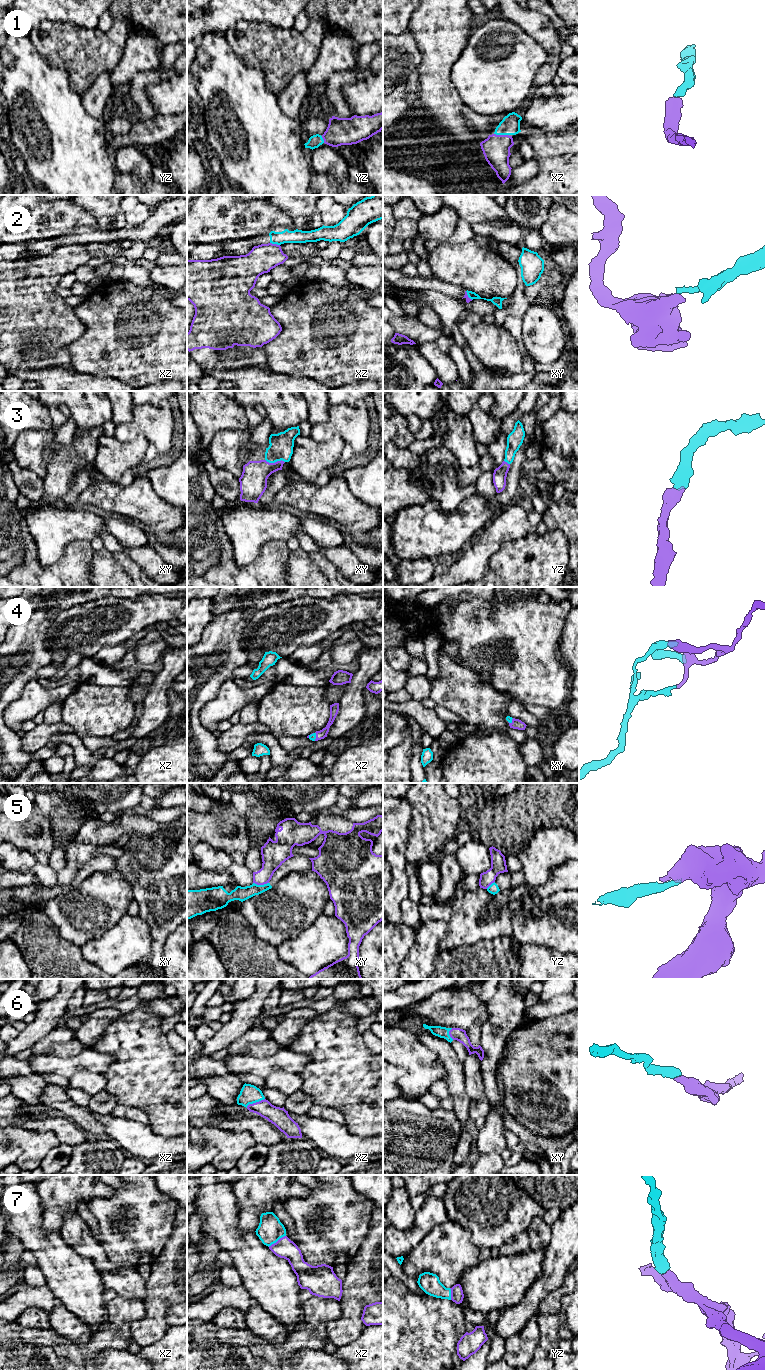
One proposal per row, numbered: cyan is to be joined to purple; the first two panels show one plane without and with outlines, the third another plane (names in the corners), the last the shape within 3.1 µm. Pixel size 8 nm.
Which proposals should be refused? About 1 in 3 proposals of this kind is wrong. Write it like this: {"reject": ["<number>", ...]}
{"reject": ["2", "5"]}

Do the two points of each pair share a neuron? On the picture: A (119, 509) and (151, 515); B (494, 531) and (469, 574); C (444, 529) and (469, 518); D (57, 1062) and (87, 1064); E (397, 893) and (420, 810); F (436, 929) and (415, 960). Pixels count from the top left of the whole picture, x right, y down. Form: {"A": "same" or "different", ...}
{"A": "same", "B": "same", "C": "same", "D": "same", "E": "different", "F": "same"}

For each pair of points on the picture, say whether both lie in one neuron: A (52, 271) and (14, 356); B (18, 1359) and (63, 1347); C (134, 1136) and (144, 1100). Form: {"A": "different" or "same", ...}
{"A": "same", "B": "different", "C": "different"}

